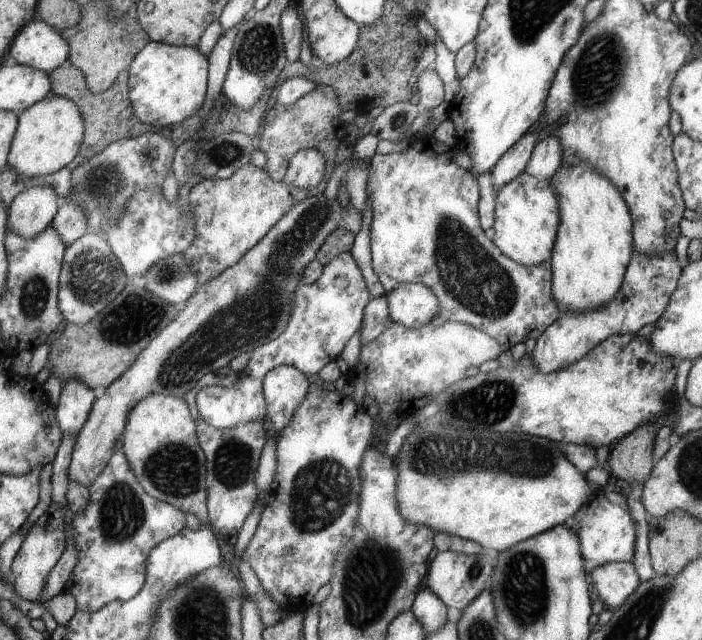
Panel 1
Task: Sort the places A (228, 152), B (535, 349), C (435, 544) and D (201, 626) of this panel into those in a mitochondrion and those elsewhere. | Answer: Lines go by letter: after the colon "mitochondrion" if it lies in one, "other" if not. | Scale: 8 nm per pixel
A: mitochondrion
B: other
C: other
D: mitochondrion

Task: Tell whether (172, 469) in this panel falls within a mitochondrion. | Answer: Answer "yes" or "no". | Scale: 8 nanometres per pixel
yes

